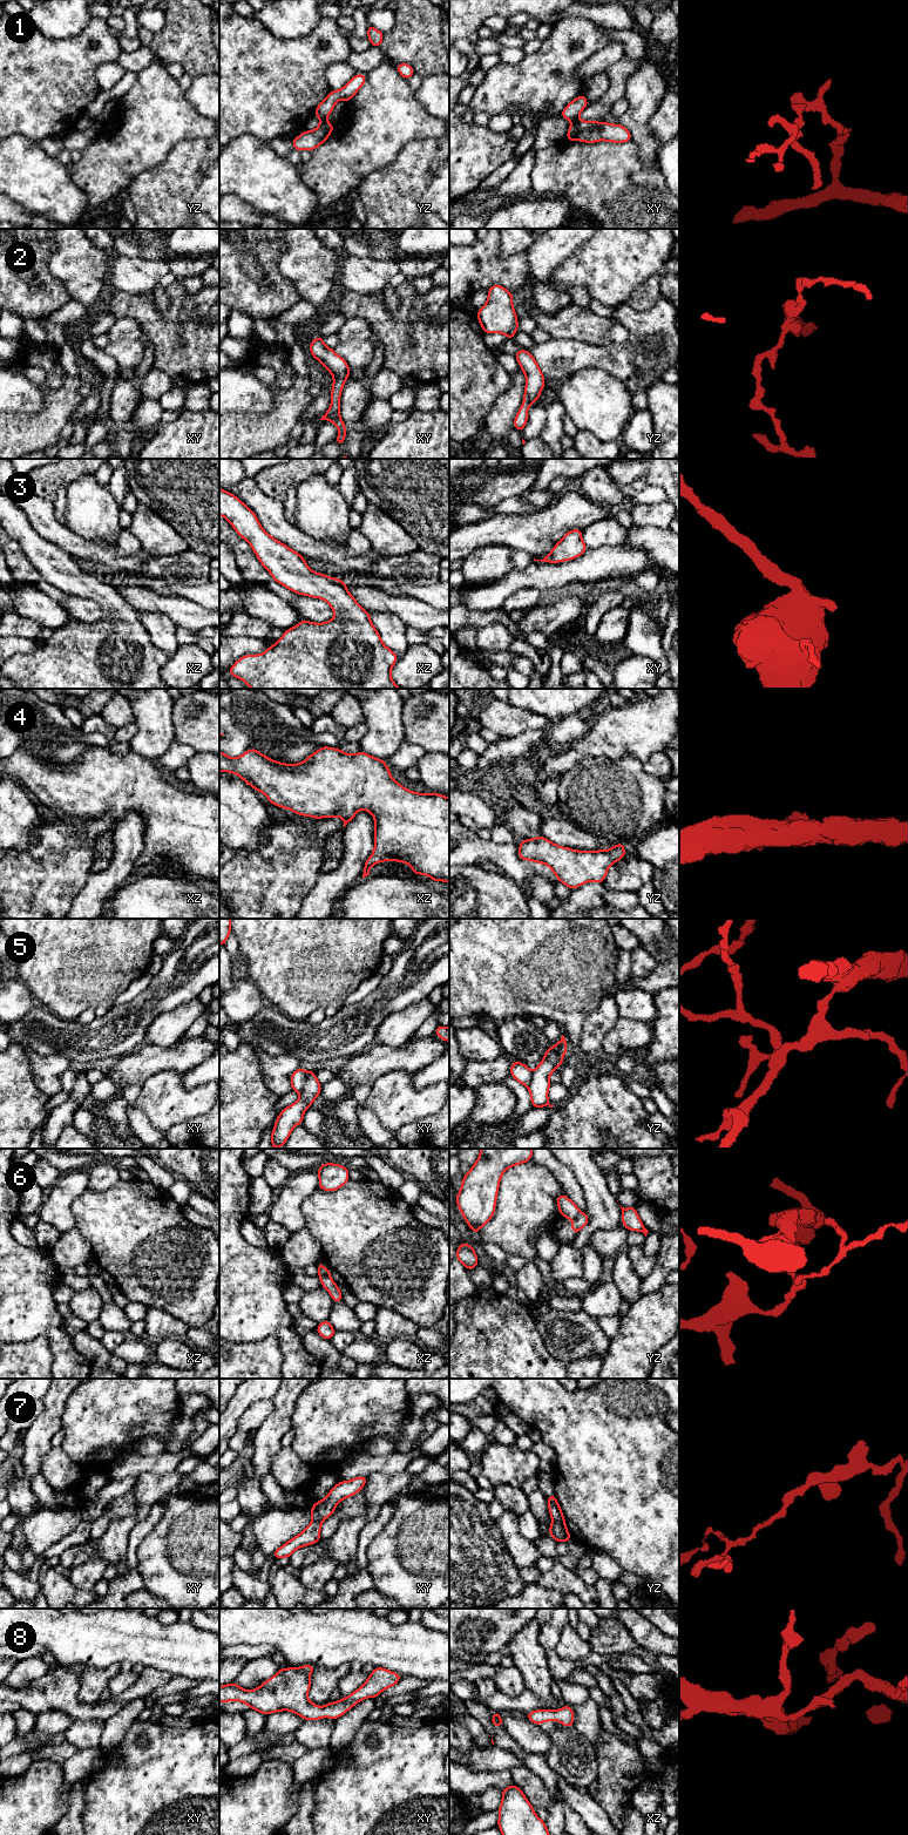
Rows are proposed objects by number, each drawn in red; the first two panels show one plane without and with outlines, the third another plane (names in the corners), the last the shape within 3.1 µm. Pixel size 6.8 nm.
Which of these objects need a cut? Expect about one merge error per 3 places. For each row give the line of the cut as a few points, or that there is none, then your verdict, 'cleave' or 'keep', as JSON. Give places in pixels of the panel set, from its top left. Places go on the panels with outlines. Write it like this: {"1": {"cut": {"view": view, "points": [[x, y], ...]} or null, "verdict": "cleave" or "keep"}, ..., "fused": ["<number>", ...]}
{"1": {"cut": {"view": "yz", "points": [[320, 119], [325, 120]]}, "verdict": "cleave"}, "2": {"cut": null, "verdict": "keep"}, "3": {"cut": null, "verdict": "keep"}, "4": {"cut": null, "verdict": "keep"}, "5": {"cut": {"view": "xy", "points": [[307, 1071], [305, 1084], [299, 1091]]}, "verdict": "cleave"}, "6": {"cut": {"view": "xz", "points": [[330, 1274], [320, 1278]]}, "verdict": "cleave"}, "7": {"cut": {"view": "yz", "points": [[553, 1519], [563, 1523]]}, "verdict": "cleave"}, "8": {"cut": null, "verdict": "keep"}, "fused": ["1", "5", "6", "7"]}

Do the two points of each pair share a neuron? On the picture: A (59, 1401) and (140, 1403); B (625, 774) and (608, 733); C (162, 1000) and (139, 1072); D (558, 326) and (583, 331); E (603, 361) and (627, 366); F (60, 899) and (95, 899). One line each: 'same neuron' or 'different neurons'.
A: different neurons
B: different neurons
C: different neurons
D: same neuron
E: same neuron
F: different neurons

